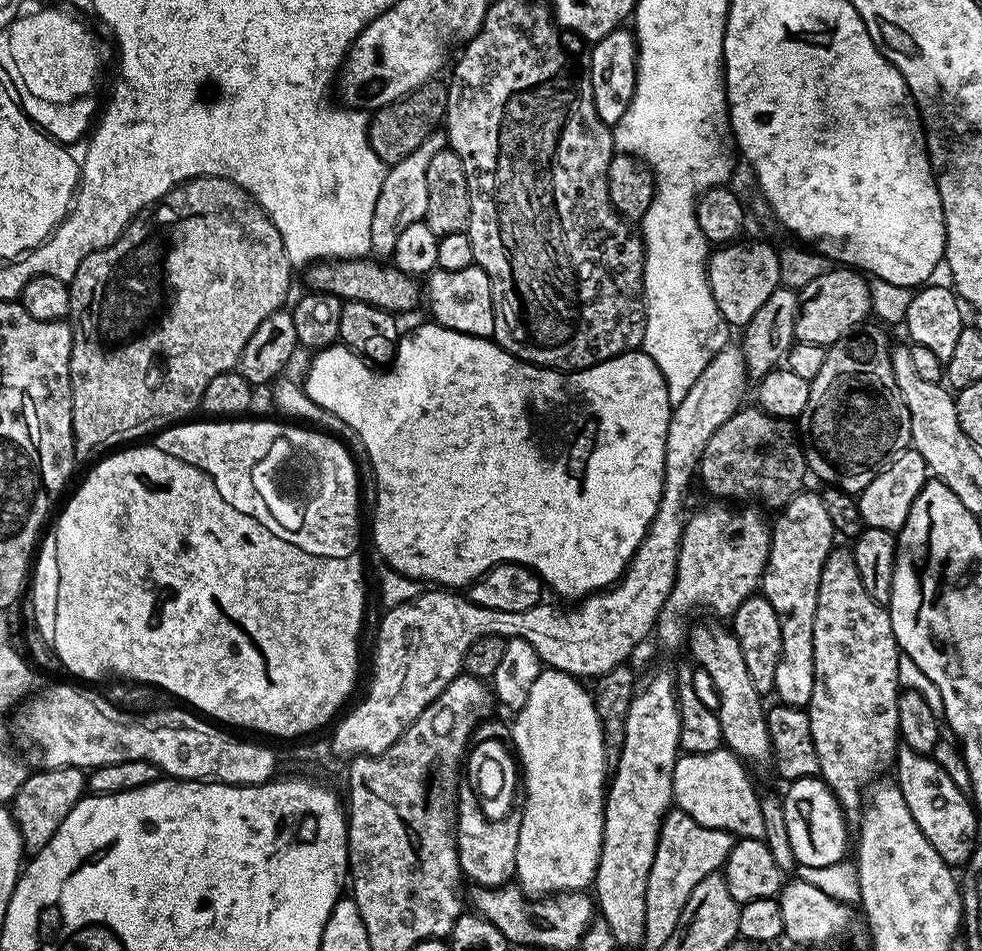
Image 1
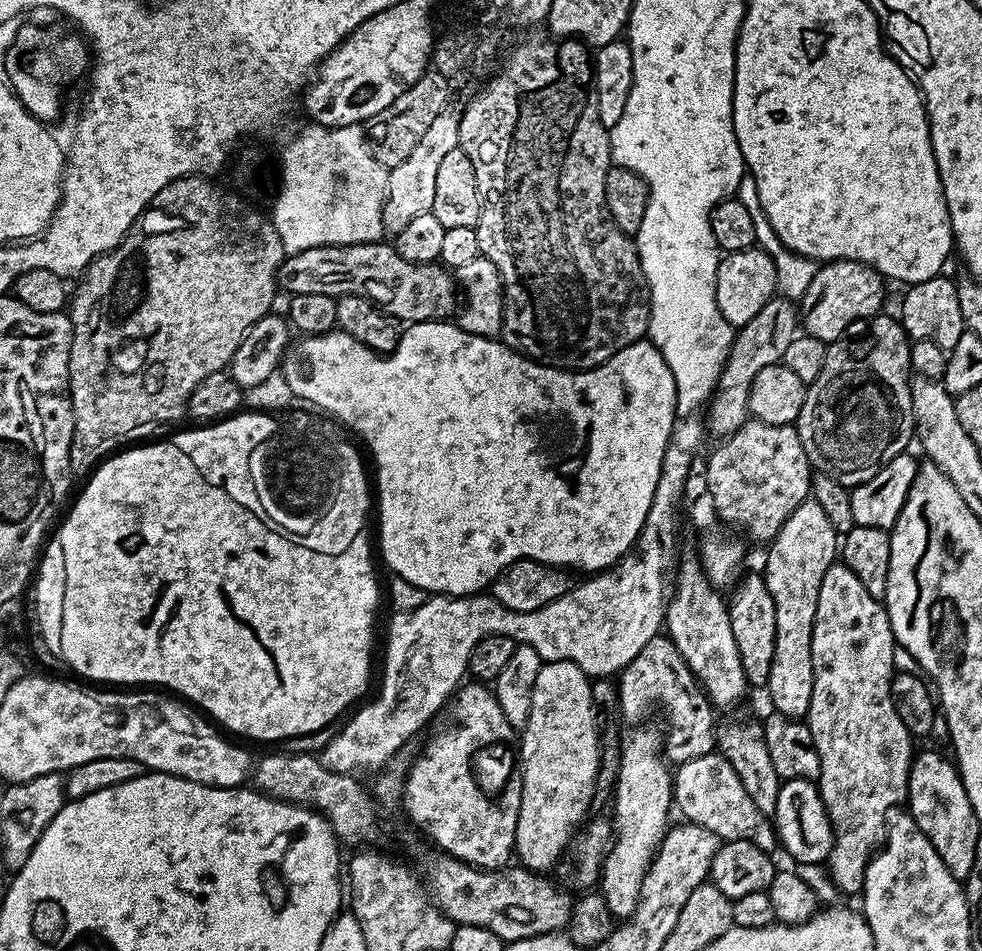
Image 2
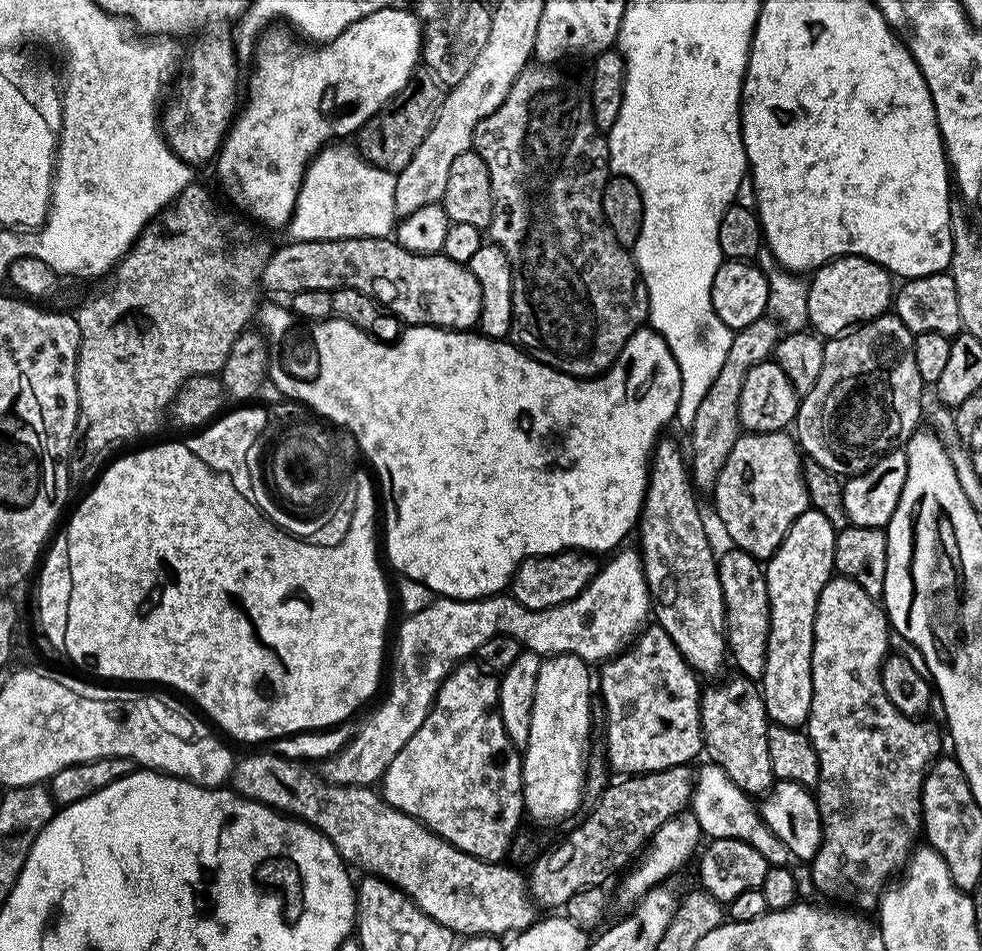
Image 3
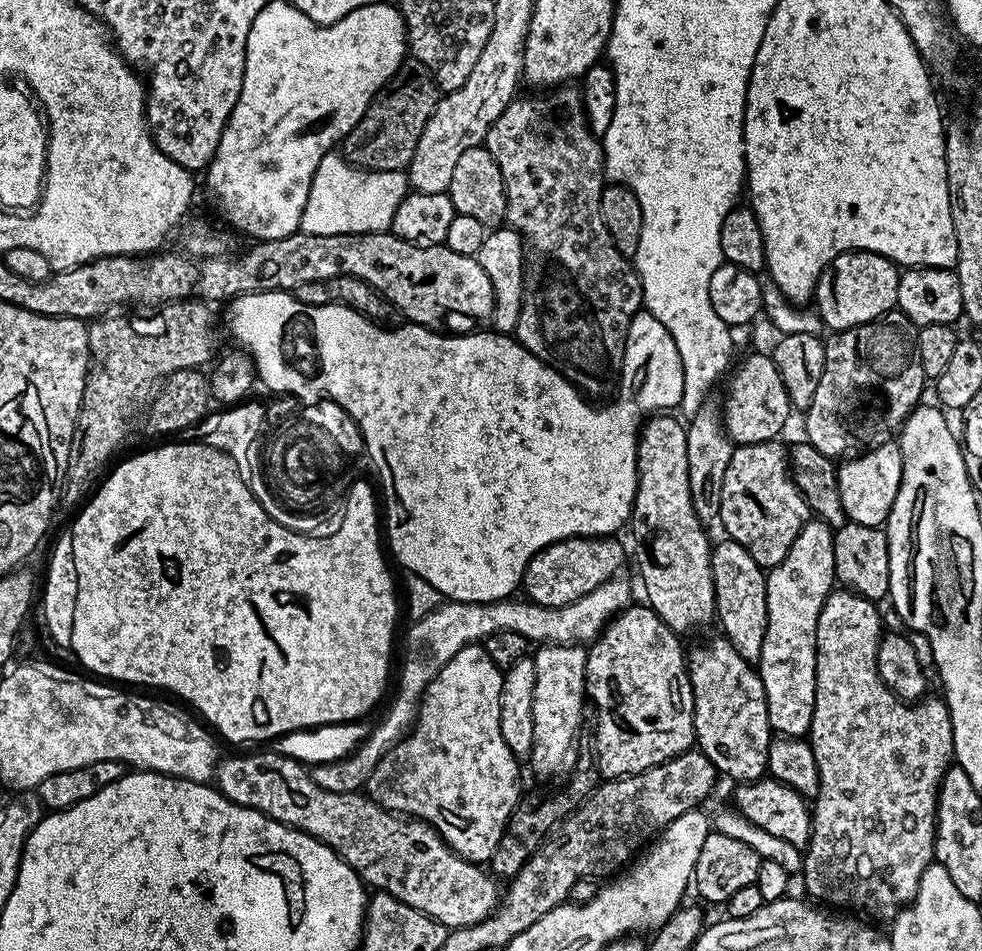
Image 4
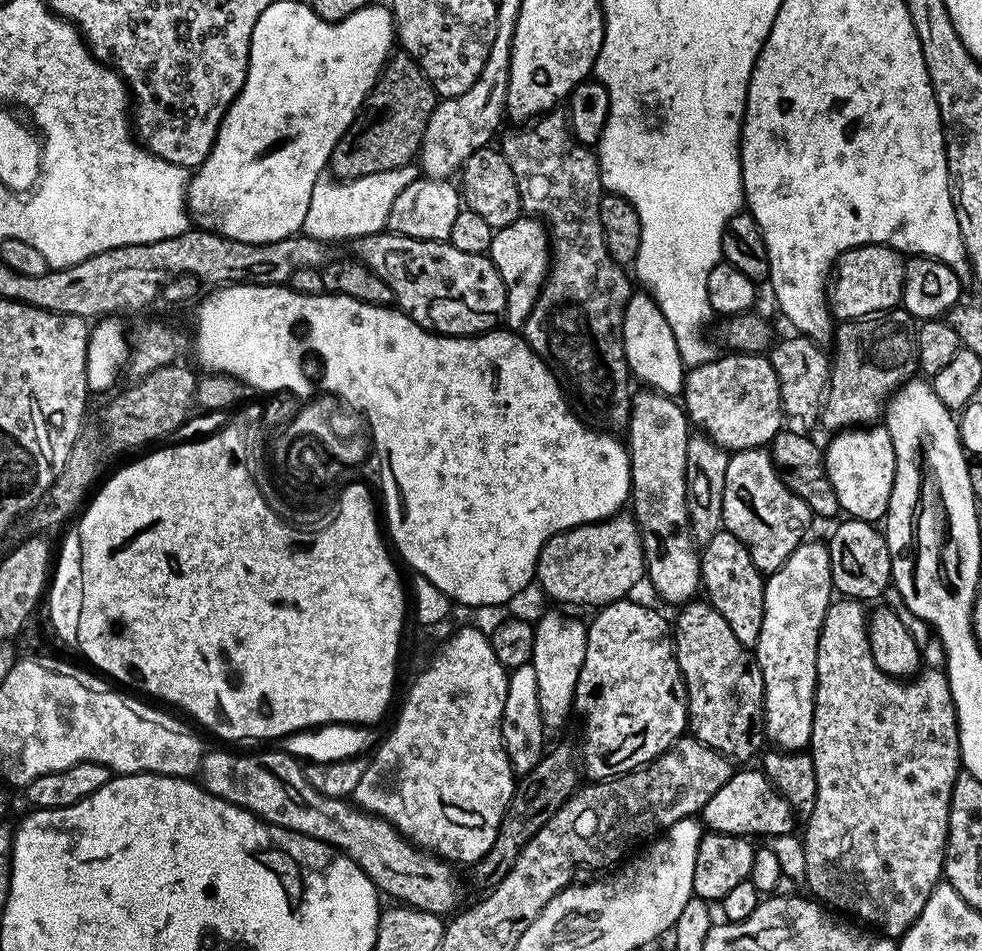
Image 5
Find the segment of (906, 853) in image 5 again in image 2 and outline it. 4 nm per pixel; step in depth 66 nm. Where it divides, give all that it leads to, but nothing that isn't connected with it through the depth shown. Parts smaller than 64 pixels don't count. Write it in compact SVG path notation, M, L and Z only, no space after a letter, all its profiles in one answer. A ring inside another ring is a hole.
M833 562L826 570L826 578L822 578L822 586L818 590L818 610L816 621L812 631L812 661L814 662L814 690L810 694L810 706L806 723L810 734L814 734L814 746L818 750L818 758L822 762L818 787L820 797L824 803L824 809L828 815L828 821L832 823L832 853L828 855L826 869L832 875L832 880L844 892L863 893L864 875L868 869L868 862L877 851L882 840L882 833L886 828L886 817L890 810L896 810L907 801L908 798L908 775L912 769L912 757L914 755L914 737L906 726L902 726L902 718L892 701L892 678L894 675L894 650L898 647L895 636L892 635L888 609L881 601L876 600L862 586L861 580L856 577L854 570L850 570L842 562Z

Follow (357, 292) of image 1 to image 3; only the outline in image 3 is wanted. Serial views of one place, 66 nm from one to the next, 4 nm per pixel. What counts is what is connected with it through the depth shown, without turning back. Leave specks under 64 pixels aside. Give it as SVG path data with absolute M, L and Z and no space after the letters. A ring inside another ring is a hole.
M382 236L342 238L341 240L292 240L279 248L273 247L272 257L260 275L260 284L268 292L285 292L288 298L302 291L326 291L333 293L338 288L353 288L367 292L383 307L392 312L405 325L431 326L449 330L472 330L479 325L482 310L482 286L468 265L459 264L450 257L431 252L418 254L406 250L395 239Z

